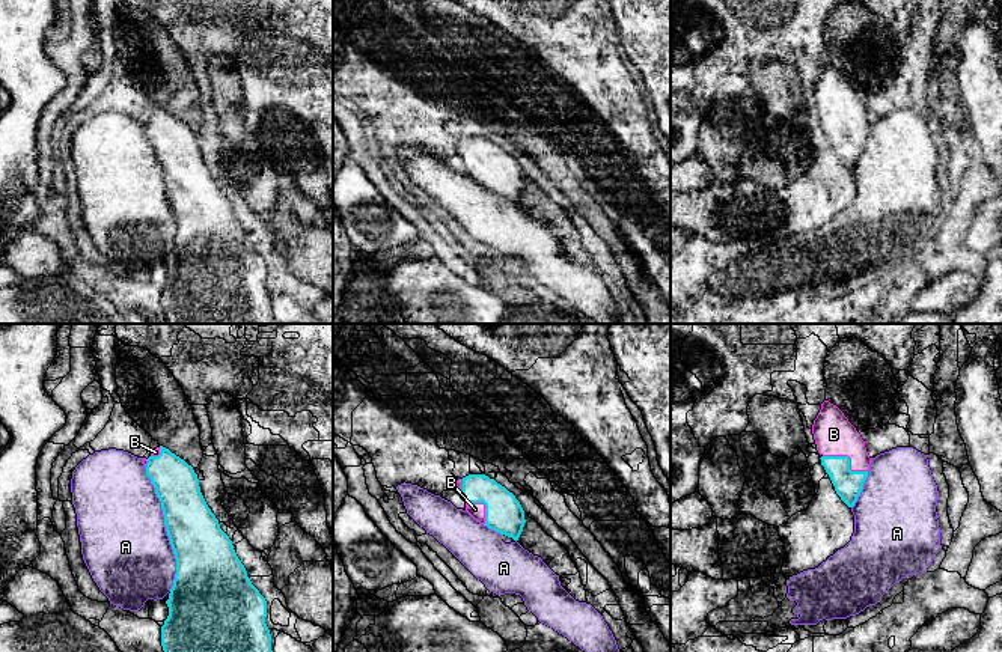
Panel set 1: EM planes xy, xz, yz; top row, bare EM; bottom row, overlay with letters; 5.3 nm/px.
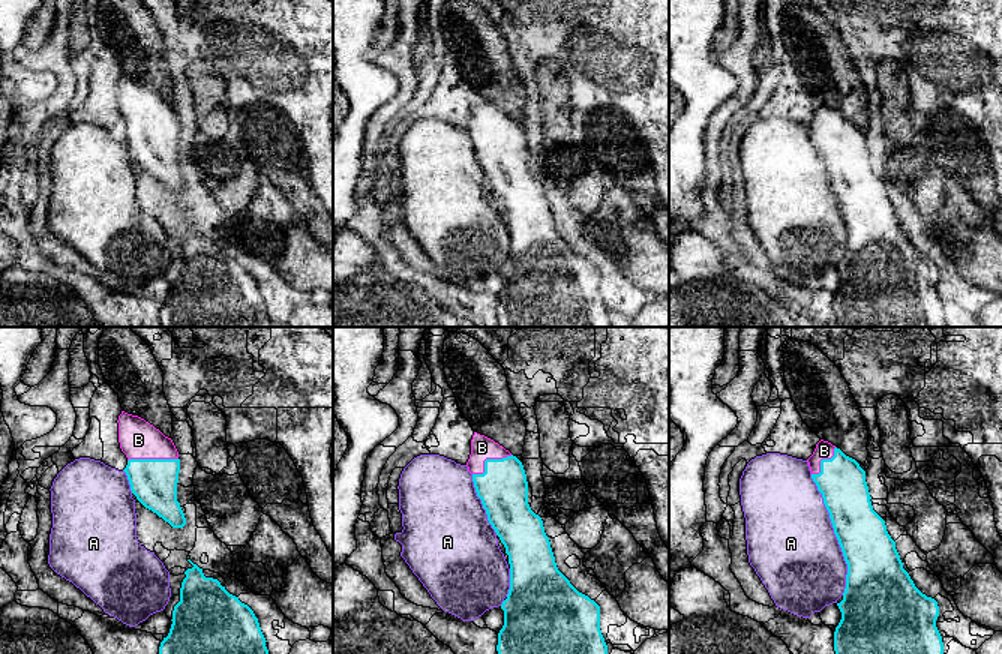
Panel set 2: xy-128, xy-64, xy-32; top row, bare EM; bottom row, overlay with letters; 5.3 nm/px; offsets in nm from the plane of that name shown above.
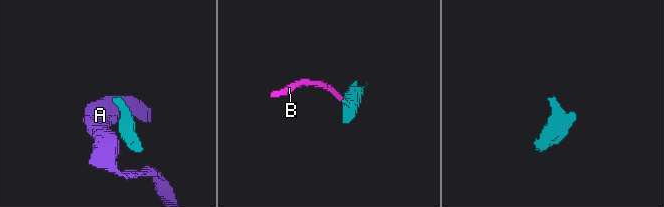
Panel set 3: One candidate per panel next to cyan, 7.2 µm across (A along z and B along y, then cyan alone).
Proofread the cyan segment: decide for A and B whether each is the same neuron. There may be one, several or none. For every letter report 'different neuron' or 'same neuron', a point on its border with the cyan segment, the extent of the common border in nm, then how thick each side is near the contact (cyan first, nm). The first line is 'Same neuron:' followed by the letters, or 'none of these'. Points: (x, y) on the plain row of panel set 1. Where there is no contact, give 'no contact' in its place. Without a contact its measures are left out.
Same neuron: B
A: different neuron; meets cyan in xy at (166, 193); contact 650 nm long; 320 nm thick on the cyan side, 460 nm on the other
B: same neuron; meets cyan in yz at (849, 122); contact 260 nm long; 150 nm thick on the cyan side, 220 nm on the other

